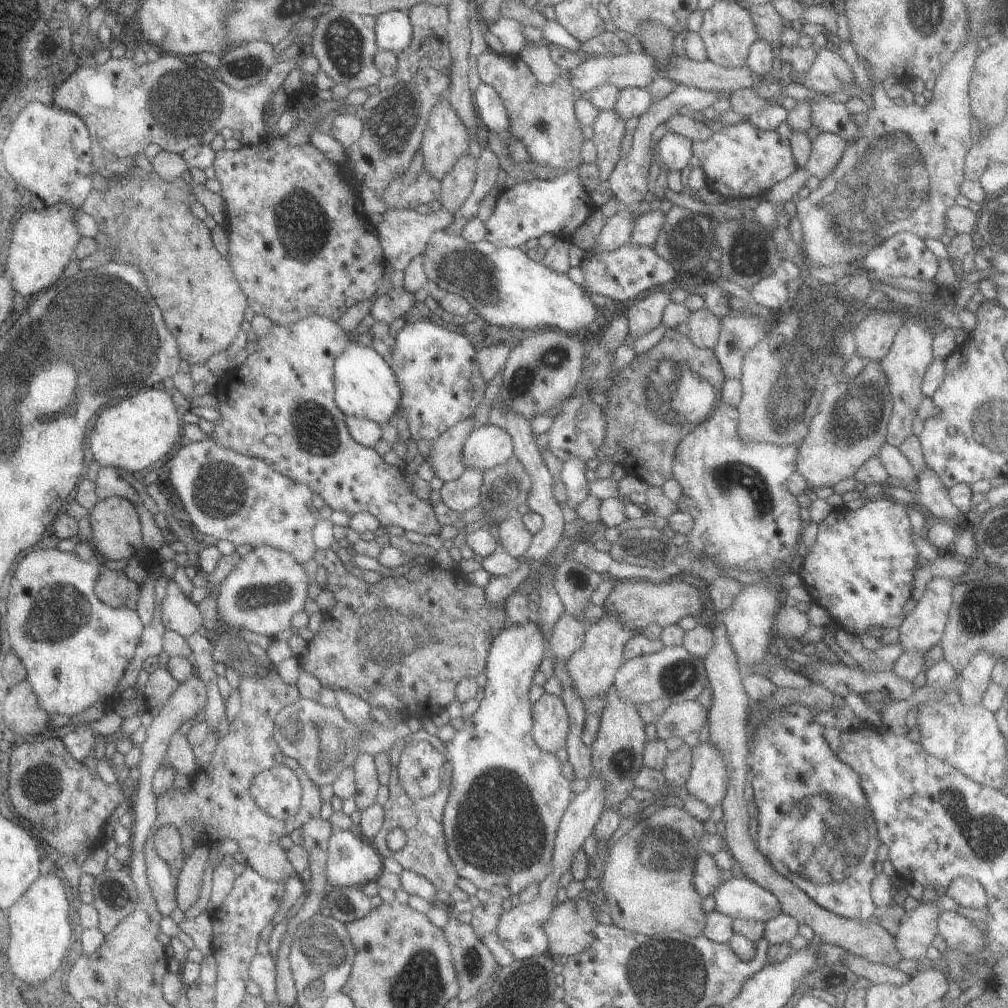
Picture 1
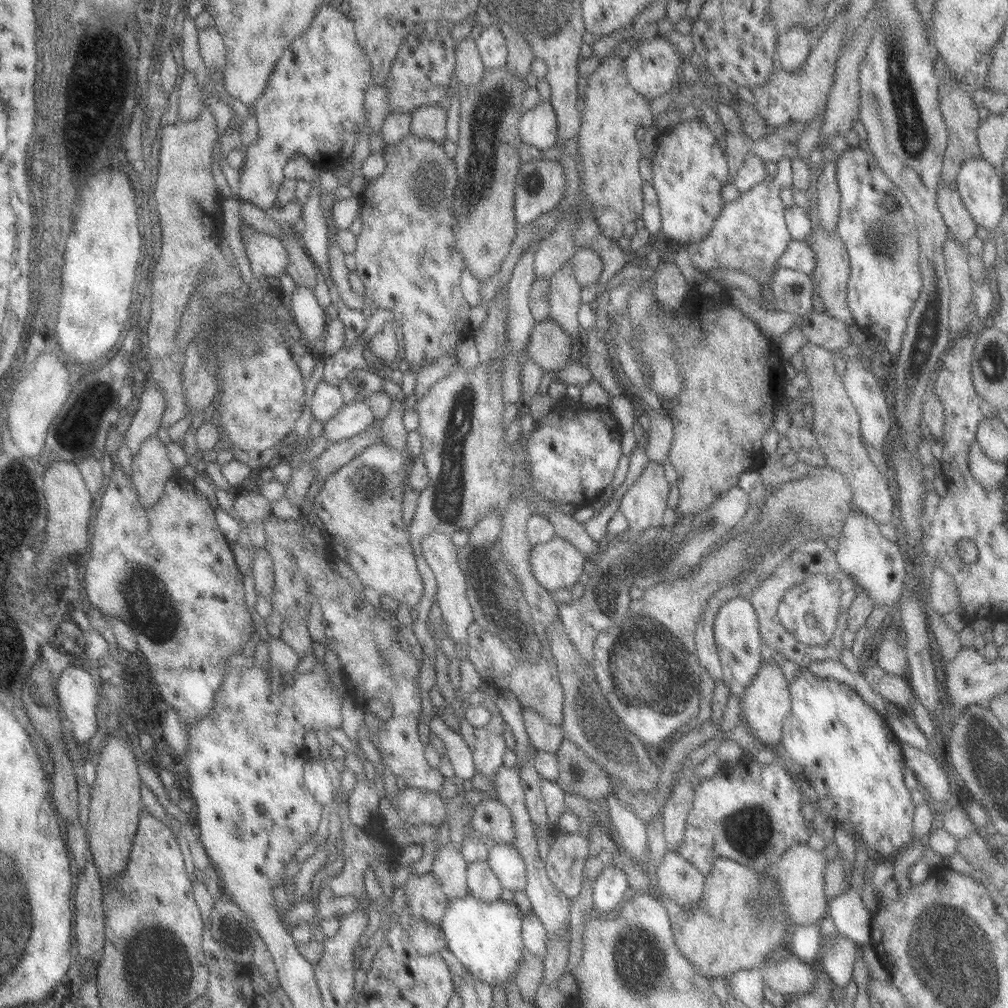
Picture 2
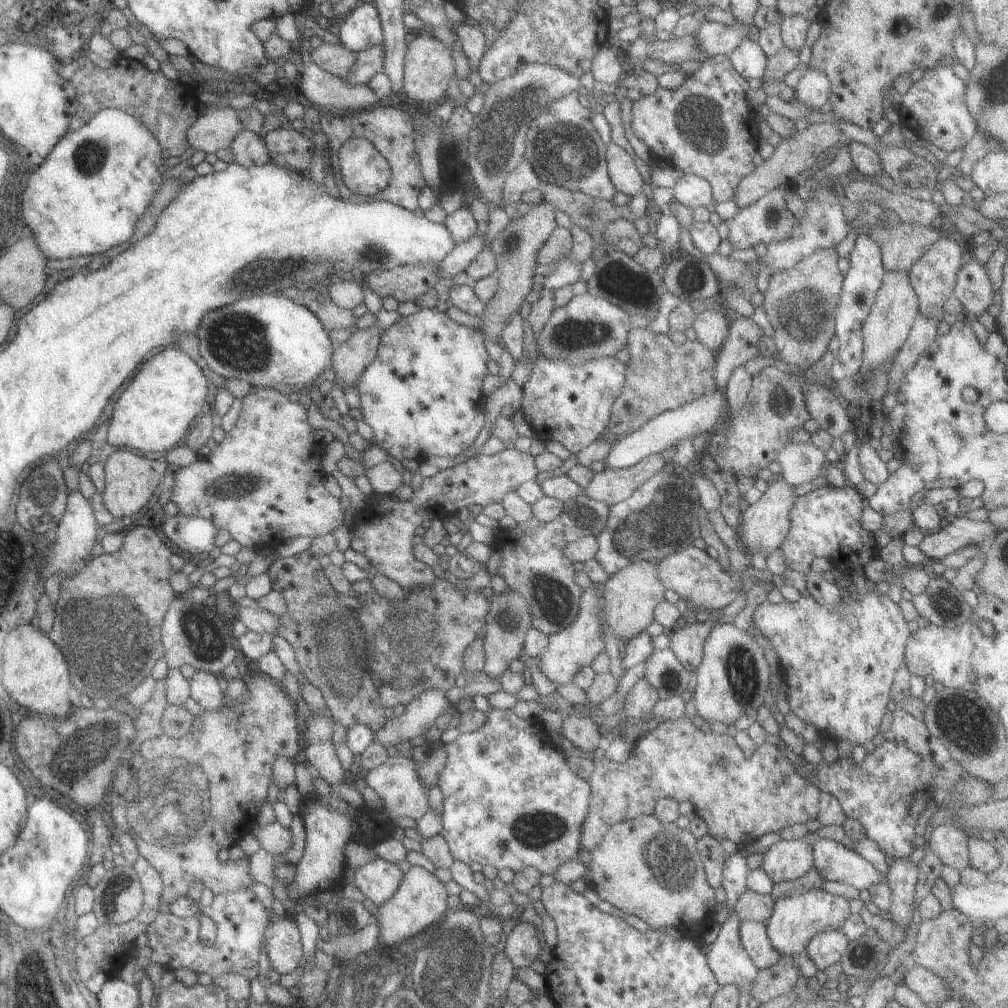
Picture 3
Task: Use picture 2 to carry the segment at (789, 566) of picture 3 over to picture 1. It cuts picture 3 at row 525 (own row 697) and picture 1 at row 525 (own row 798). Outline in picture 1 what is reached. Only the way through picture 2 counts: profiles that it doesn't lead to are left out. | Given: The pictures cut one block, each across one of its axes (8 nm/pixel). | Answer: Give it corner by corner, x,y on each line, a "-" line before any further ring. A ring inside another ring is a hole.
887,494
865,500
860,508
850,510
834,507
817,523
815,543
806,548
805,557
797,574
812,600
826,610
831,621
846,633
860,635
869,626
898,627
903,622
903,605
910,597
912,576
917,566
917,551
911,540
914,531
907,517
907,506

